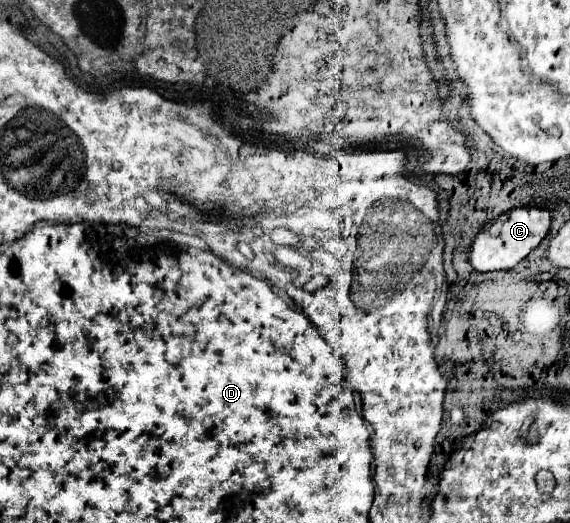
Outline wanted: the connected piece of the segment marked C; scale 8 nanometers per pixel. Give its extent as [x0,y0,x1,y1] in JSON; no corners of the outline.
[469,207,551,271]

